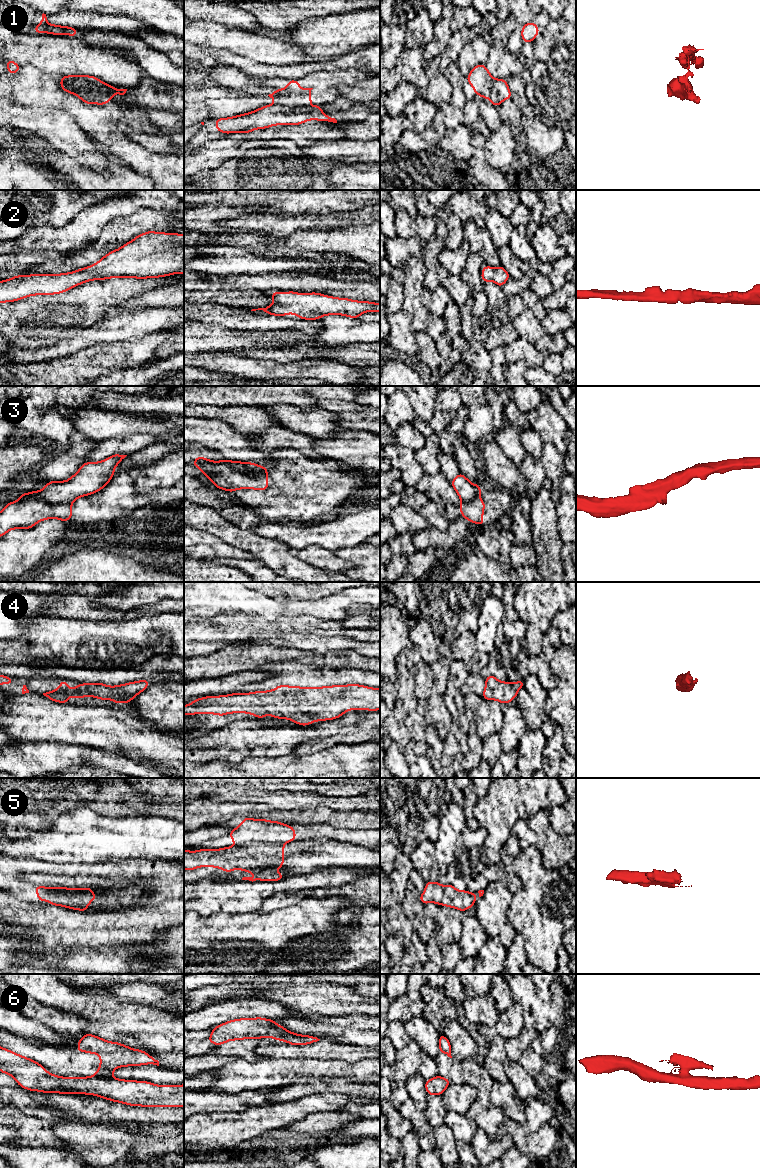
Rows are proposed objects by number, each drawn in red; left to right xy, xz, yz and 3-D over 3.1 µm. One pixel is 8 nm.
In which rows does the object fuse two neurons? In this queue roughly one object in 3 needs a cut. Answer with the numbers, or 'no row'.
1, 3, 5, 6

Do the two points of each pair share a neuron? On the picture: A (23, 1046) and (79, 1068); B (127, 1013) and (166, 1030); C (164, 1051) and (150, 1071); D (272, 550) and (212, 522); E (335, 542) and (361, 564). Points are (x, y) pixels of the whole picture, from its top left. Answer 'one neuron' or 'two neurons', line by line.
A: one neuron
B: one neuron
C: two neurons
D: one neuron
E: two neurons

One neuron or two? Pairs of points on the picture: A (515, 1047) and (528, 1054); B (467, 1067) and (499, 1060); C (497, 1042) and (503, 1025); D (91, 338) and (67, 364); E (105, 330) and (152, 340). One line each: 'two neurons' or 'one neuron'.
A: two neurons
B: two neurons
C: two neurons
D: two neurons
E: two neurons

